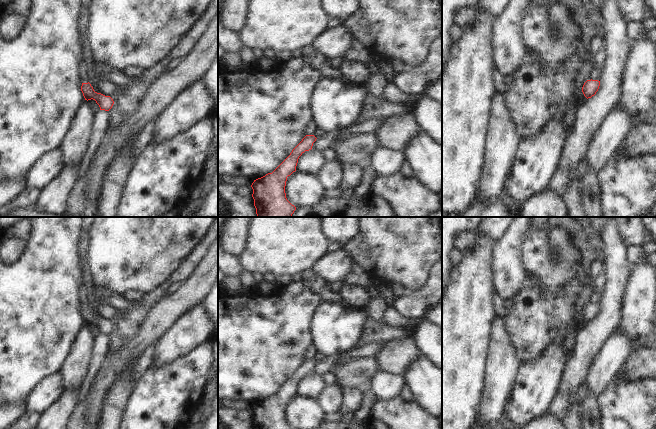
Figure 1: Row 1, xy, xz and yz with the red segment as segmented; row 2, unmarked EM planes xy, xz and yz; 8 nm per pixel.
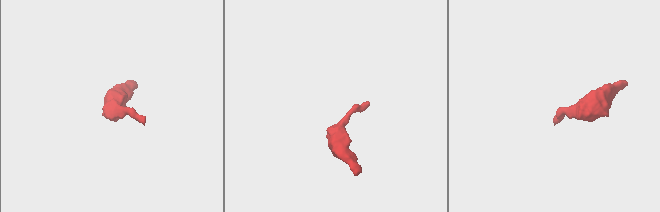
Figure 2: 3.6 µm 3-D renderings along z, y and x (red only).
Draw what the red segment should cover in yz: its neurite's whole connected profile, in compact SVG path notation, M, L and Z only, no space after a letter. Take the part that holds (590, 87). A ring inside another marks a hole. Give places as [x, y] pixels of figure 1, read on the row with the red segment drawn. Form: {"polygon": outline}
{"polygon": "M587 80L583 87L582 87L582 92L584 96L588 99L591 98L596 94L600 86L600 81L598 80Z"}

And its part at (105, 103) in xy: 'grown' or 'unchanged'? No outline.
unchanged

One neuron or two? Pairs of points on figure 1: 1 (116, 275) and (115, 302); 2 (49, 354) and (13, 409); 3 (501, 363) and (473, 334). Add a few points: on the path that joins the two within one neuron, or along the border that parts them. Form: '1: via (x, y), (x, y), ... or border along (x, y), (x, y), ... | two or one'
1: border along (95, 289), (105, 294), (115, 294), (122, 297) | two
2: border along (10, 403), (21, 403), (23, 405) | two
3: border along (491, 327), (485, 373) | two

